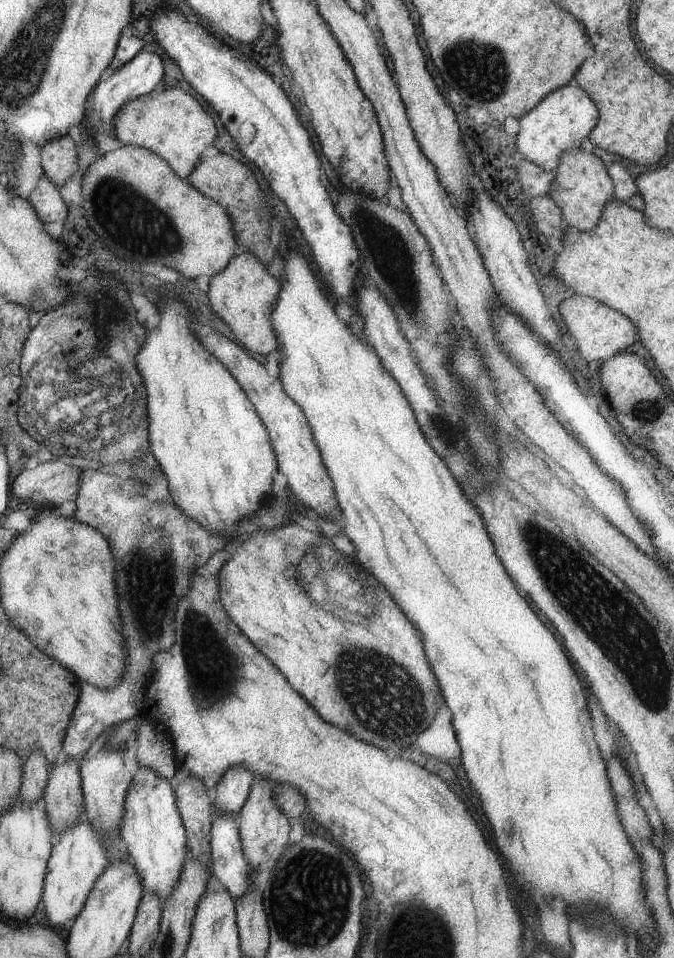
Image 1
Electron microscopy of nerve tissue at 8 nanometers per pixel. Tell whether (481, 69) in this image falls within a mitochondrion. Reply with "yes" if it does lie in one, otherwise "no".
yes

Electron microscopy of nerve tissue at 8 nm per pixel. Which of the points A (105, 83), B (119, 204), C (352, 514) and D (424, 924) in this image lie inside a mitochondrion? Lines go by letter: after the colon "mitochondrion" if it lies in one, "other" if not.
A: other
B: mitochondrion
C: other
D: mitochondrion

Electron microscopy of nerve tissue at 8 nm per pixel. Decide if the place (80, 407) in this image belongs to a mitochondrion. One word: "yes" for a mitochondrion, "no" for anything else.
yes

